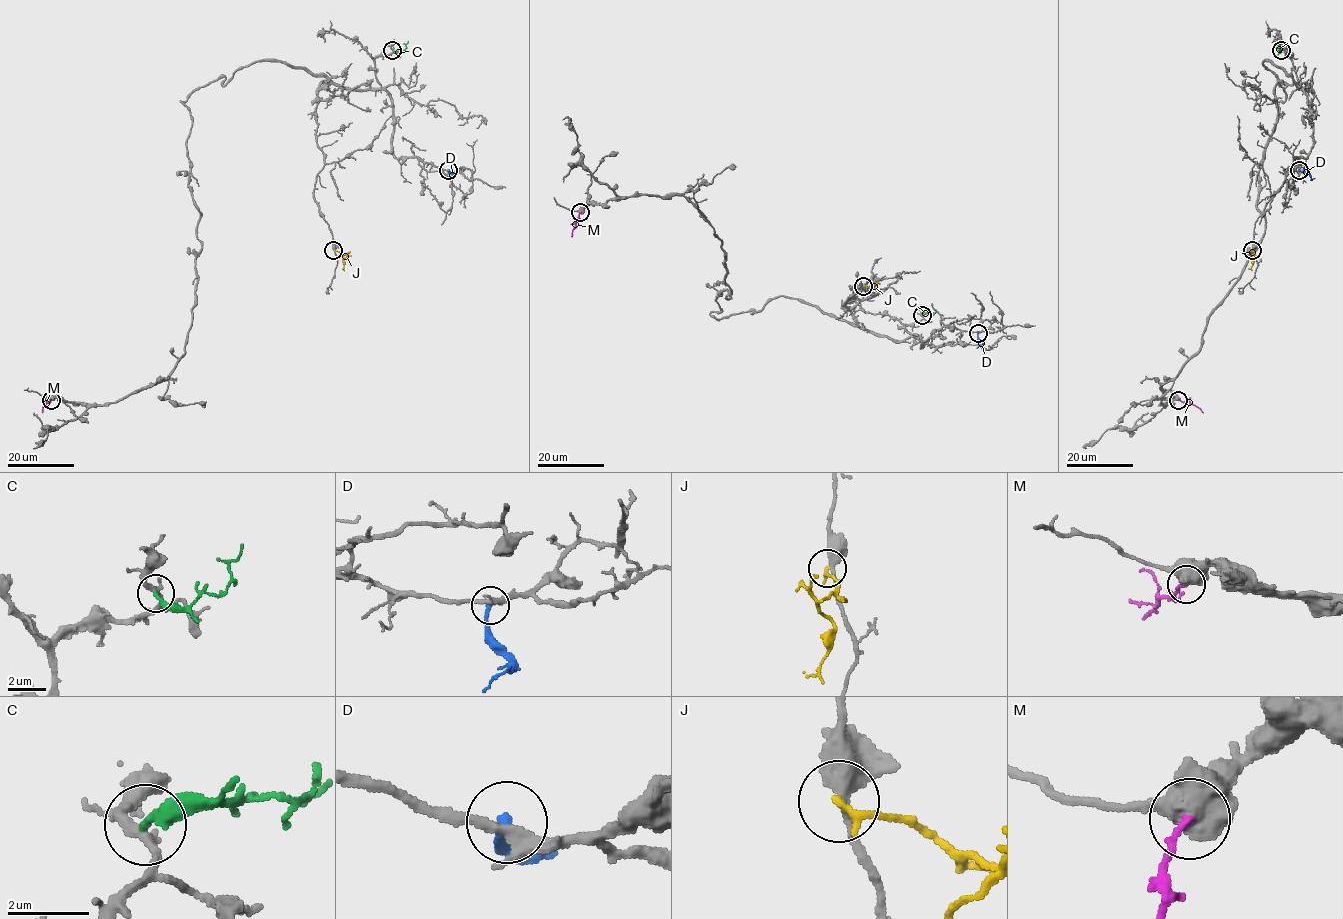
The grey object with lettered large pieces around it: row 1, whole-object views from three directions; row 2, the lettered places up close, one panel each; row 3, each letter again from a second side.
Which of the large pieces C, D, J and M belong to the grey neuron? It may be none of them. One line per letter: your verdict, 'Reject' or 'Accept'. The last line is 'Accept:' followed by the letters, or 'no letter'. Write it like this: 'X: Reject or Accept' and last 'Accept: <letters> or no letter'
C: Accept
D: Reject
J: Reject
M: Reject
Accept: C

